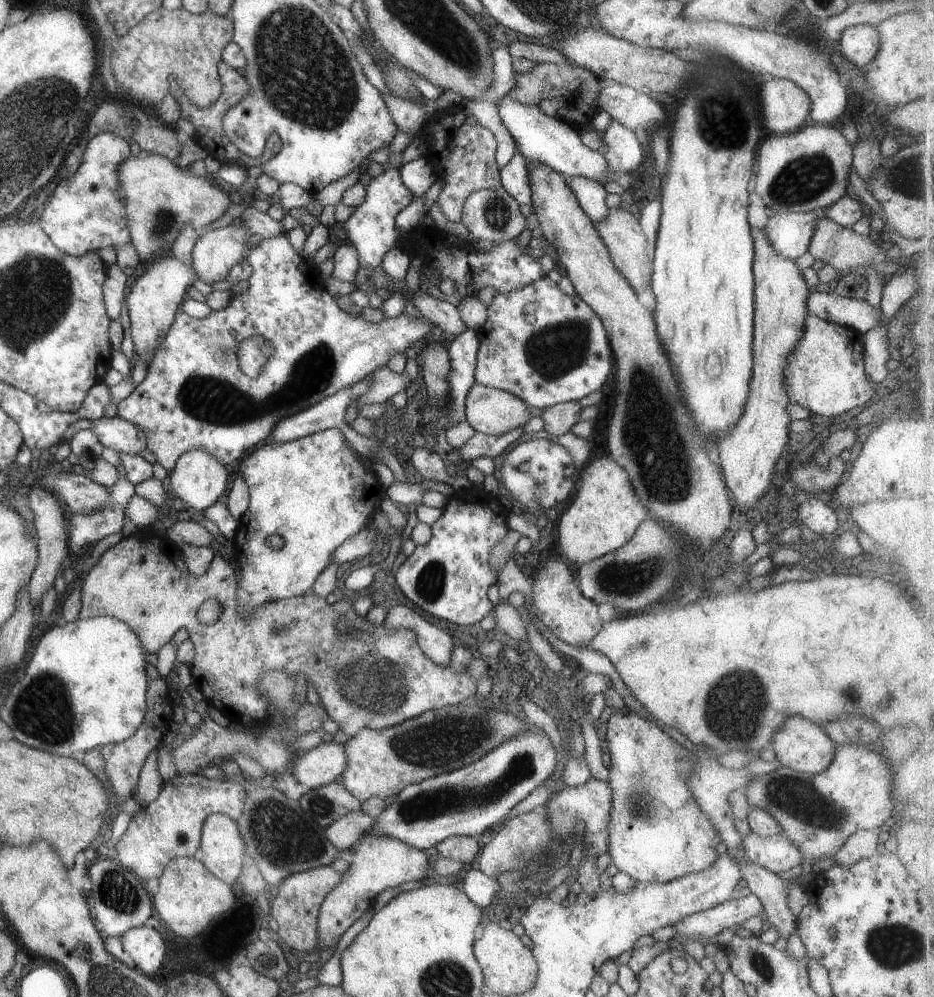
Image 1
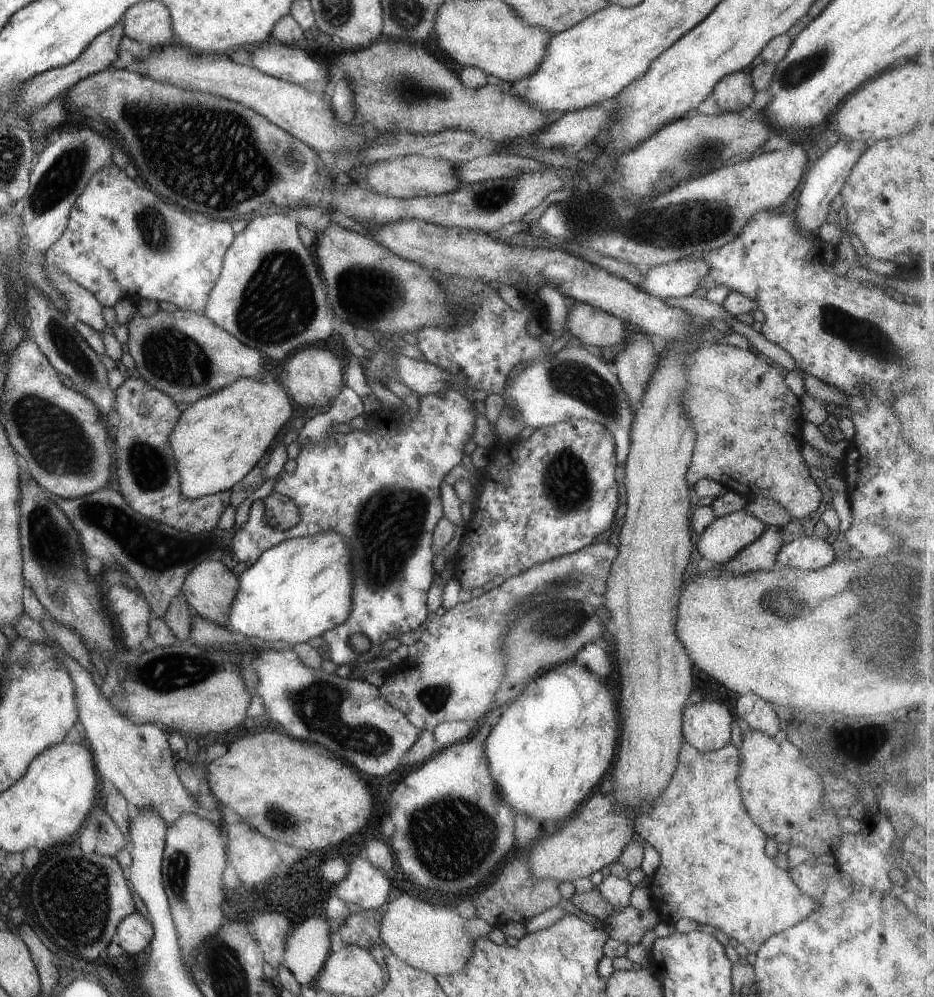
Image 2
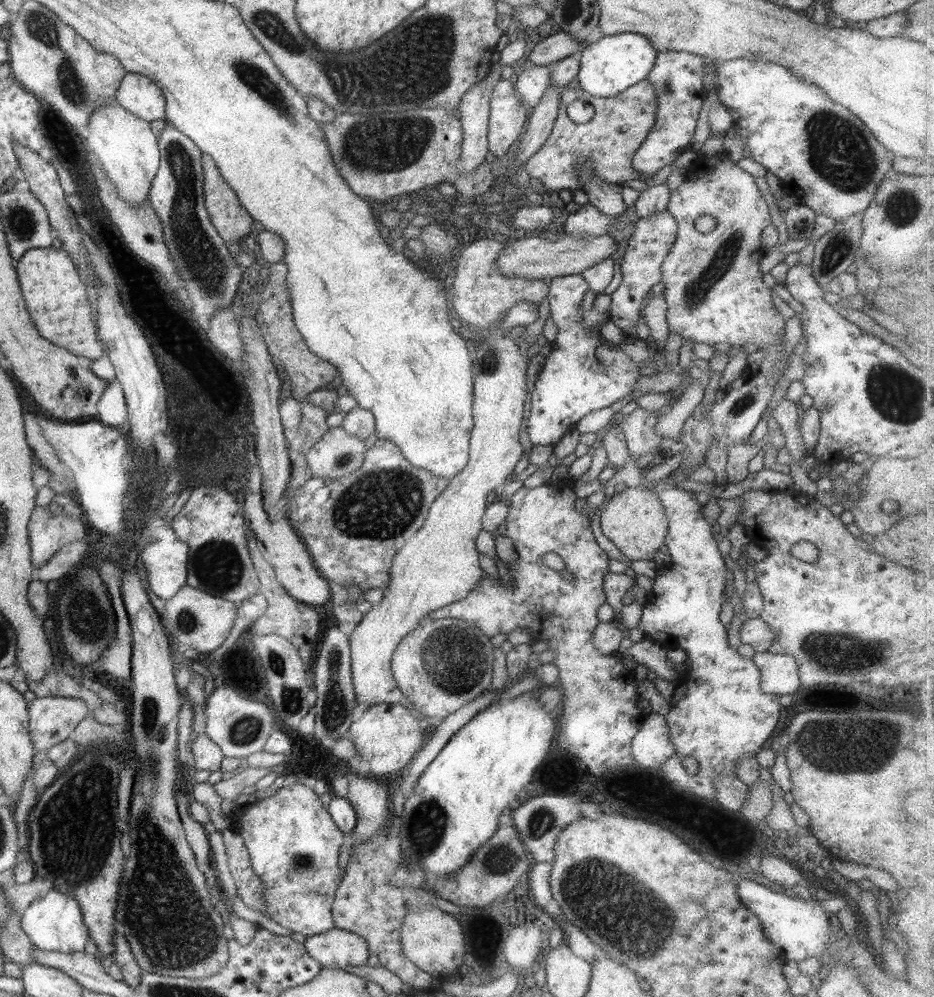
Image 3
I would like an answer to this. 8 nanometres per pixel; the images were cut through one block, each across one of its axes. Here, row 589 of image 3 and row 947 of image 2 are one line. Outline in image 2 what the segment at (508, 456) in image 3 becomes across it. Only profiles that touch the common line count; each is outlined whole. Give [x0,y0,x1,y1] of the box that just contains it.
[379,894,492,978]

